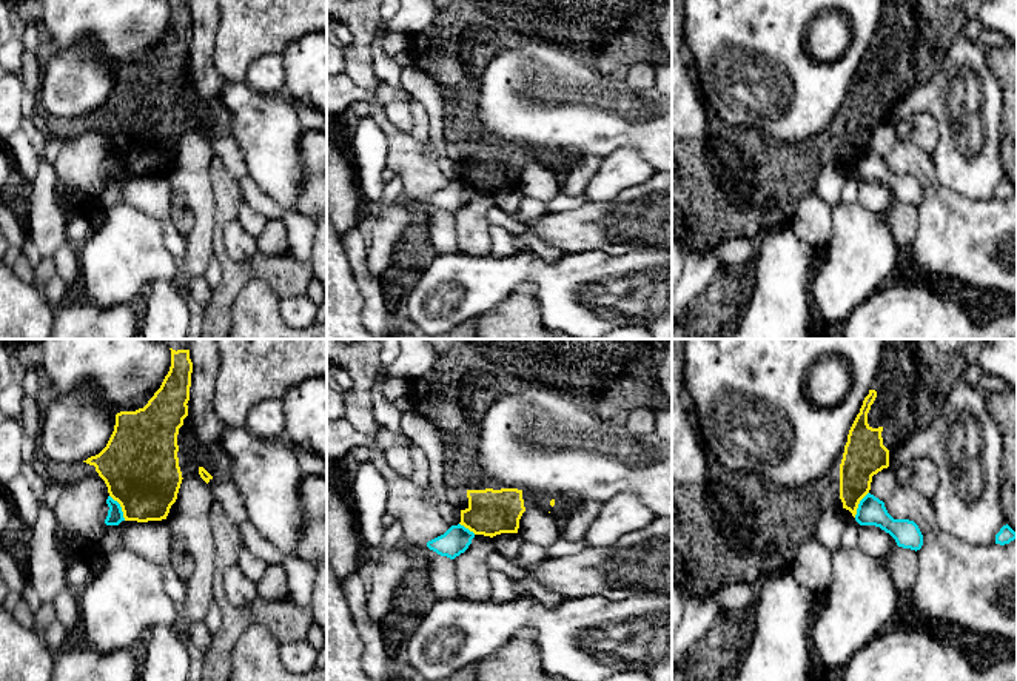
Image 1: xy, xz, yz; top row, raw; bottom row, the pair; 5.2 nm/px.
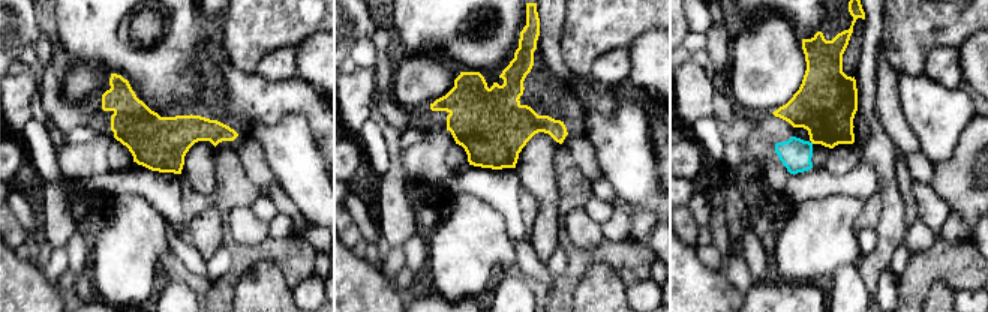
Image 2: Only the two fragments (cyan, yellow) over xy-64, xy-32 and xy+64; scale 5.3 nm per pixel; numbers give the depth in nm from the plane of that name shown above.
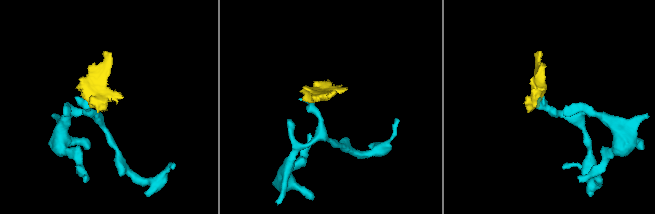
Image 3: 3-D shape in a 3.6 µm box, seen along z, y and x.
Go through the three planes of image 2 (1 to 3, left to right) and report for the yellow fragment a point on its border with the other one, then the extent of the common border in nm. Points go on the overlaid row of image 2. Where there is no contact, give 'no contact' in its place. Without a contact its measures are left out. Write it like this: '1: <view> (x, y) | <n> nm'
1: no contact
2: no contact
3: no contact

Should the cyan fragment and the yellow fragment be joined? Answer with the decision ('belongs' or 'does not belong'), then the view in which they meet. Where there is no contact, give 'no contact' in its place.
does not belong | xy

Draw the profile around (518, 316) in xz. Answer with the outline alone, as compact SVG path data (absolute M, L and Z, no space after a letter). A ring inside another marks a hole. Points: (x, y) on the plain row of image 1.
M532 283L518 285L502 304L476 319L476 327L476 339L572 339L542 324Z

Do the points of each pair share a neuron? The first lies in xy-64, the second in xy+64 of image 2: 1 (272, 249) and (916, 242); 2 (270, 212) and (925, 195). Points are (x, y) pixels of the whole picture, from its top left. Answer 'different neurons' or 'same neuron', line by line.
1: different neurons
2: same neuron

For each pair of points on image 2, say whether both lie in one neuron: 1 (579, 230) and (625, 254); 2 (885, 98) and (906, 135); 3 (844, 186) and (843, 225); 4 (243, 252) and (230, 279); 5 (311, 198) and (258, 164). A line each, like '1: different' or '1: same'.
1: different
2: same
3: different
4: same
5: different

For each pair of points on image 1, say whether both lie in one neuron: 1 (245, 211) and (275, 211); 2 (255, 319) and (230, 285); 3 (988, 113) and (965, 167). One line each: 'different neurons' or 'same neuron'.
1: different neurons
2: different neurons
3: same neuron

